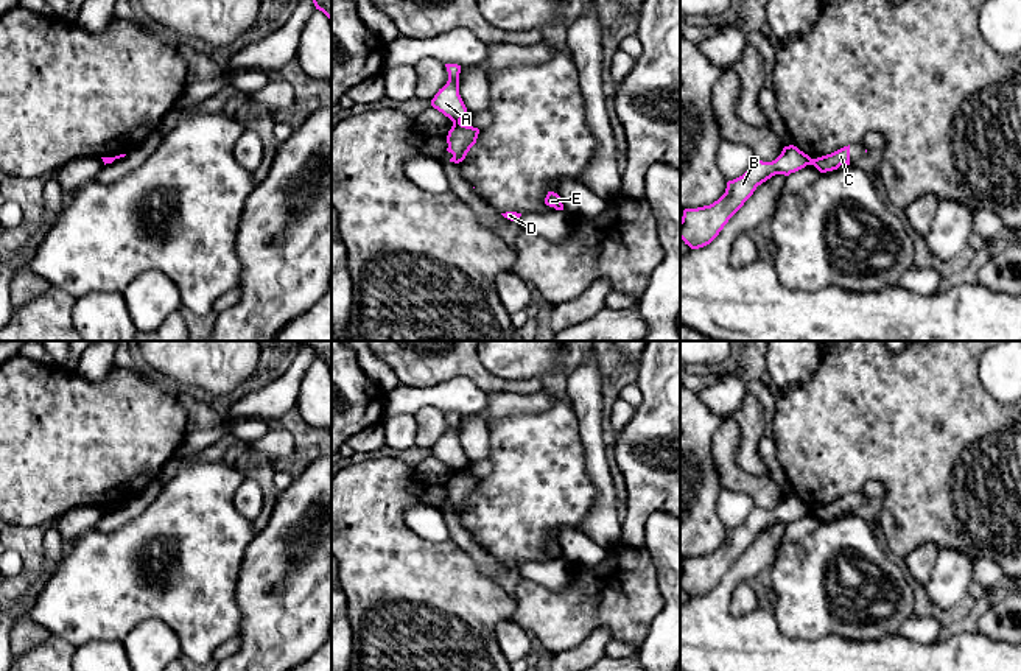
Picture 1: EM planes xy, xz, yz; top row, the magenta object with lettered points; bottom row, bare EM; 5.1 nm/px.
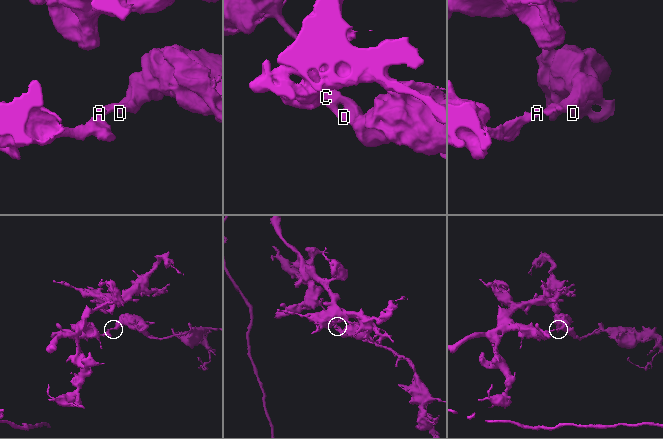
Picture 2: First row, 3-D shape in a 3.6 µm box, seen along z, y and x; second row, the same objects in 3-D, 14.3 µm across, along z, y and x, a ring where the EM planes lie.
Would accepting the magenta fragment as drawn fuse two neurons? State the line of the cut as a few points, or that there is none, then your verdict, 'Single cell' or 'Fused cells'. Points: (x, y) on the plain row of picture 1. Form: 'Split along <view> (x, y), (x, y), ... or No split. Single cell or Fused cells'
Split along xz (453, 470), (459, 472). Fused cells

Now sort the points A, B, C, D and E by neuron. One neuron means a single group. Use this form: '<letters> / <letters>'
A B / C D E

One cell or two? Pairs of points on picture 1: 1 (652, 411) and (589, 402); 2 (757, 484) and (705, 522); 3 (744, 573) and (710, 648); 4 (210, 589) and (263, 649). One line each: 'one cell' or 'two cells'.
1: two cells
2: two cells
3: one cell
4: two cells

